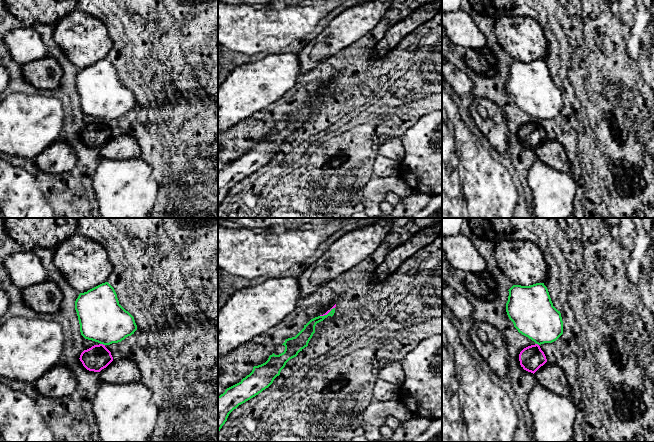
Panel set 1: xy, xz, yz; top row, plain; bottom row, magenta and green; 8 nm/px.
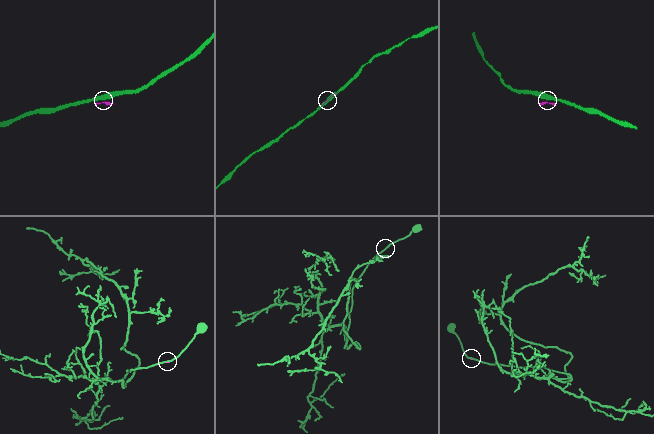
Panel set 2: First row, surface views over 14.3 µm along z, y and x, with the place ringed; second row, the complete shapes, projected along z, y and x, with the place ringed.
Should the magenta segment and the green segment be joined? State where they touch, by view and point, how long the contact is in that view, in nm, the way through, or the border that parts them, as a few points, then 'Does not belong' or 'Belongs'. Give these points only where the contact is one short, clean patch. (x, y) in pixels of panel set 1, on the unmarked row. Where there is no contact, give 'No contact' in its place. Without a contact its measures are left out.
Touches magenta at xy (102, 120). Shared border 40 nm. Boundary: xy (100, 119), (104, 121). Does not belong

